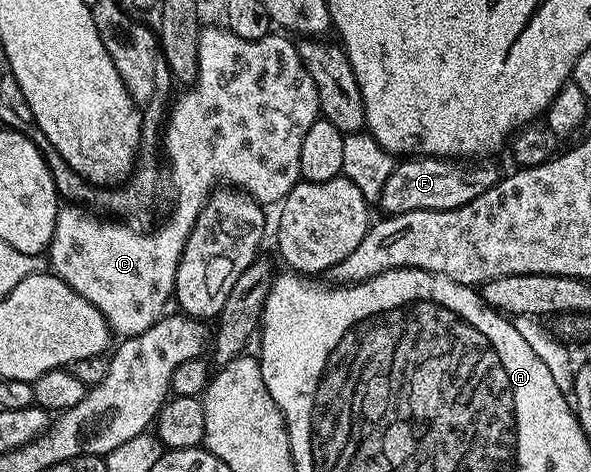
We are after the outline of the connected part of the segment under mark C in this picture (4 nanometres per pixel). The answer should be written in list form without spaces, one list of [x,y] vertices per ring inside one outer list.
[[[204,25],[200,29],[197,76],[184,89],[187,91],[170,103],[162,128],[161,150],[165,155],[166,173],[171,173],[171,190],[175,193],[171,215],[152,234],[135,234],[134,225],[119,220],[104,220],[82,205],[67,204],[60,209],[53,228],[49,247],[50,269],[63,278],[73,292],[85,296],[89,304],[96,306],[111,326],[112,335],[120,339],[137,336],[164,317],[168,309],[167,301],[170,303],[175,293],[177,264],[183,255],[187,237],[201,208],[216,187],[226,184],[238,188],[260,204],[282,203],[296,182],[300,181],[301,140],[321,117],[317,88],[294,41],[250,42],[233,38],[230,30],[219,26]]]

